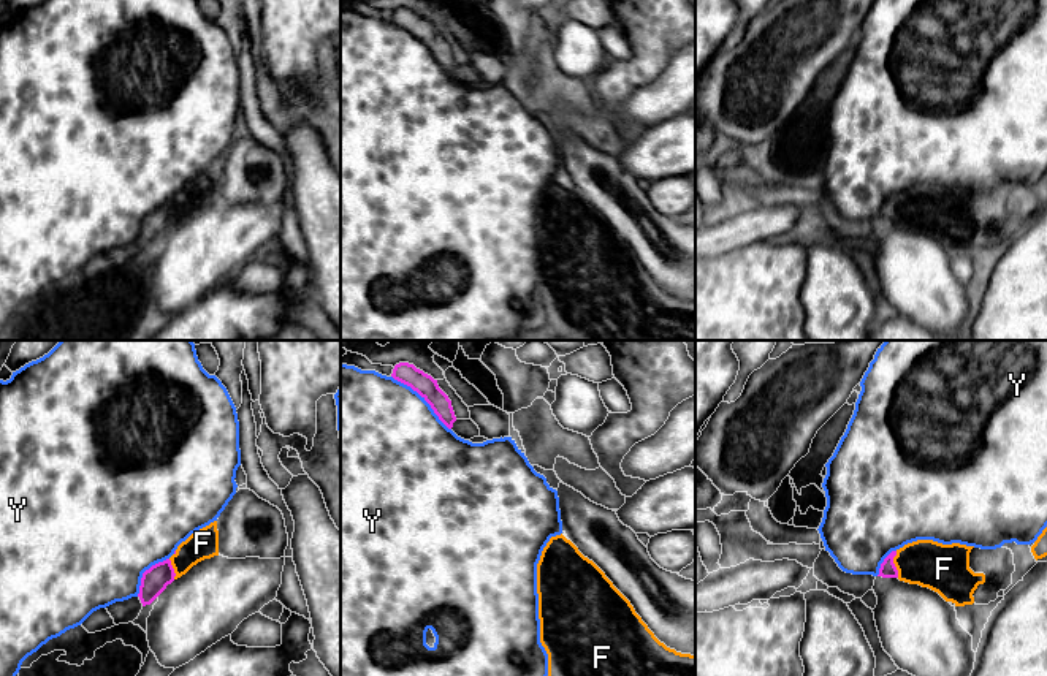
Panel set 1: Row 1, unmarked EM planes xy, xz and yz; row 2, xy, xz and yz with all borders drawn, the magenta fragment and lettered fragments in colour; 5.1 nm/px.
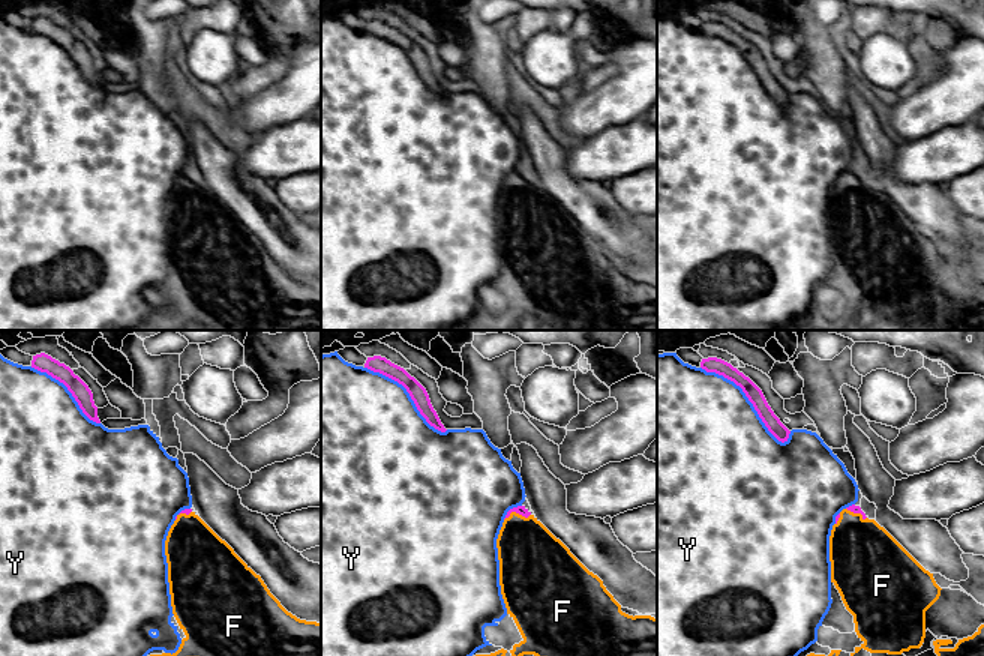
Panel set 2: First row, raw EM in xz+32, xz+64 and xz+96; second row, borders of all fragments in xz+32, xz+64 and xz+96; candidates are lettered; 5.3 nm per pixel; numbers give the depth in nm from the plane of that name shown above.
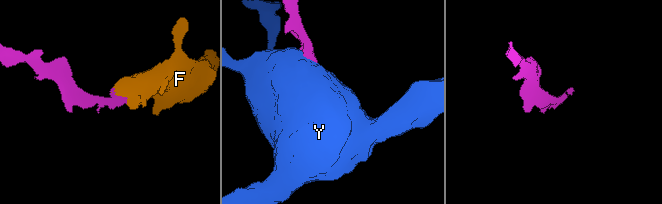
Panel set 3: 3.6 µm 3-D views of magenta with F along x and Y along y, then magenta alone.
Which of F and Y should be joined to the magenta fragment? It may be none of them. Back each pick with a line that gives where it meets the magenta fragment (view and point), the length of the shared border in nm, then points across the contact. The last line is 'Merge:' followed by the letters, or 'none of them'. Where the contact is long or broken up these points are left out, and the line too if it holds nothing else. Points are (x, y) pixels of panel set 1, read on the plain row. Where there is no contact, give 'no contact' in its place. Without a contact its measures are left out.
F: yz (894, 209) | 140 nm | across yz (887, 214), (894, 209), (932, 209), (943, 214)
Merge: F

